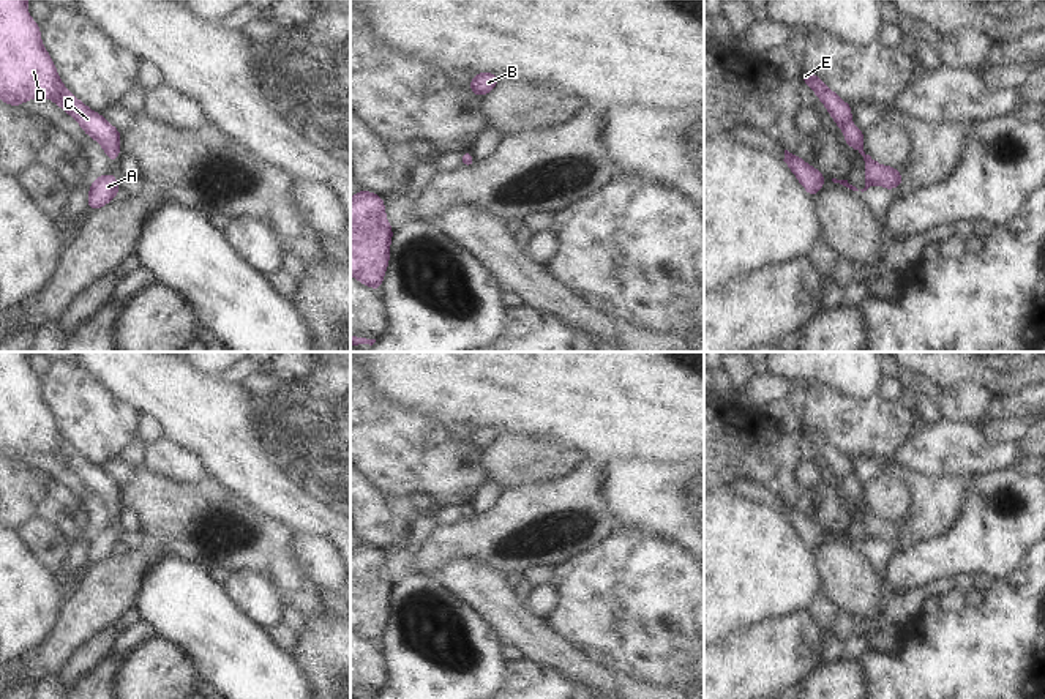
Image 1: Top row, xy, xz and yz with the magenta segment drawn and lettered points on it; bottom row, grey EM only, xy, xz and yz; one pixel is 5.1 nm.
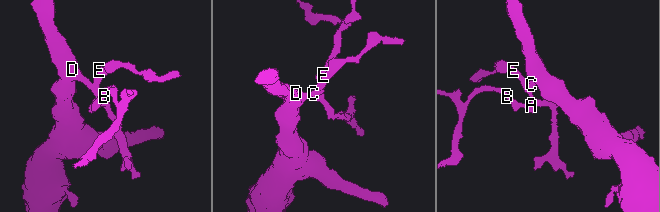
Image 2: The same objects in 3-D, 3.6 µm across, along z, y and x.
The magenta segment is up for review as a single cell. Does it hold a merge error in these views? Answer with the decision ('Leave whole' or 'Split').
Leave whole.

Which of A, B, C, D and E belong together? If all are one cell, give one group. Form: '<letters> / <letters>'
A B C D E

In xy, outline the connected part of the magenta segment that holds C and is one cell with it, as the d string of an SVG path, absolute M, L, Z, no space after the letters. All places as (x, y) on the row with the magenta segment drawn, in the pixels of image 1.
M0 0L0 101L21 107L33 98L52 99L117 163L122 133L62 84L27 5L28 0Z

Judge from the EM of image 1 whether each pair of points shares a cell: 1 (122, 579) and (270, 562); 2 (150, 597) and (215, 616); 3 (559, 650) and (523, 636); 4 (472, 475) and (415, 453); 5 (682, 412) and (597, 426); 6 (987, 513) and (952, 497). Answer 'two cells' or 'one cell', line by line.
1: two cells
2: one cell
3: one cell
4: one cell
5: one cell
6: two cells

